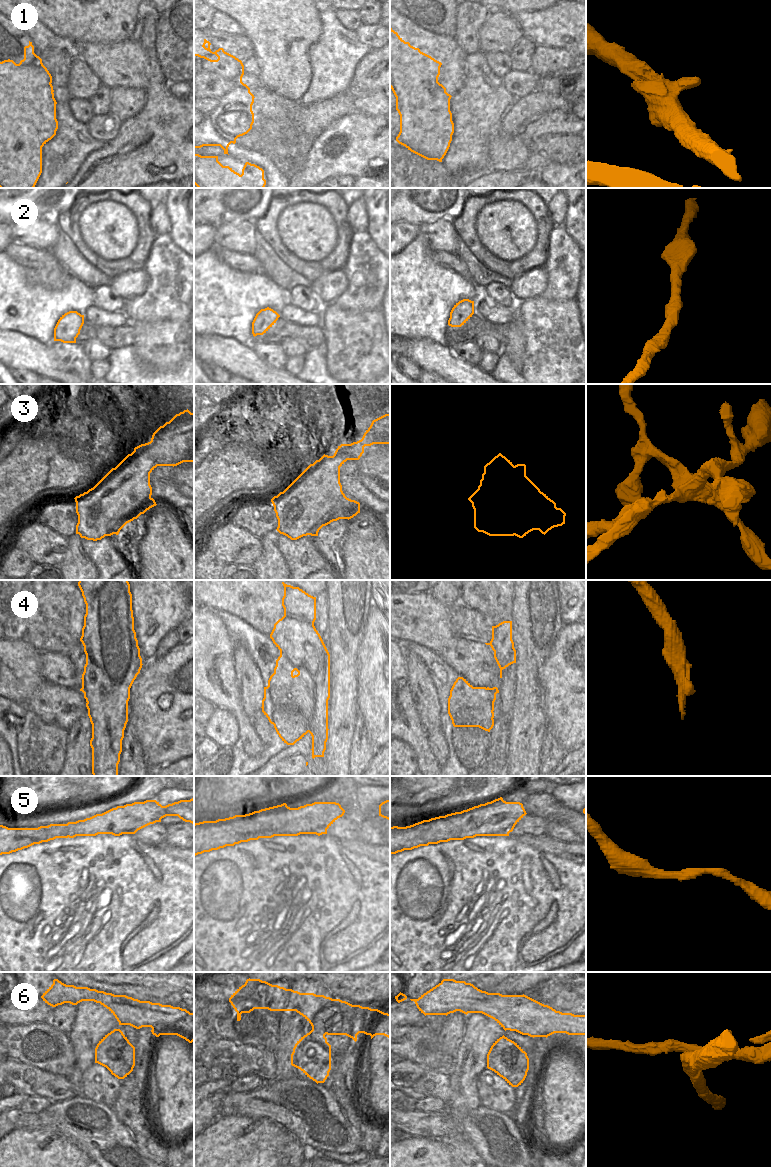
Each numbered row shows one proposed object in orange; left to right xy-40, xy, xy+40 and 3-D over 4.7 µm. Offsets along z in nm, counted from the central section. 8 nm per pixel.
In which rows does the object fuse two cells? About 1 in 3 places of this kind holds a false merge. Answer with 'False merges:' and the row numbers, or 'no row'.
False merges: 3, 4, 6

